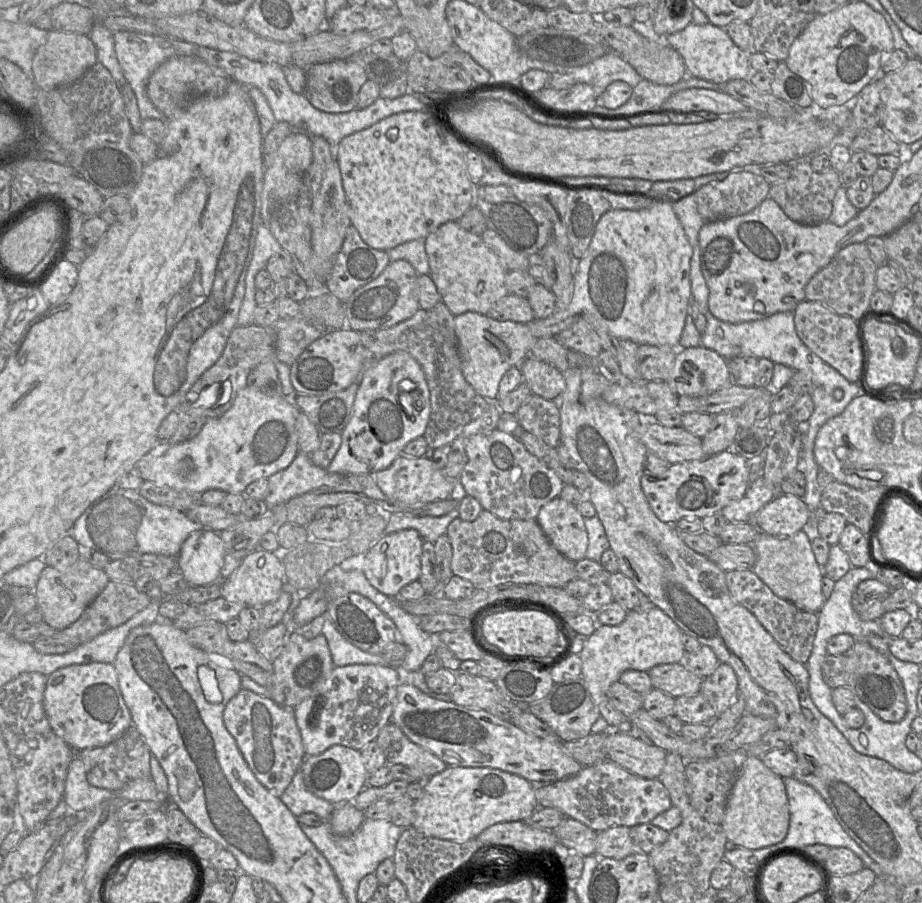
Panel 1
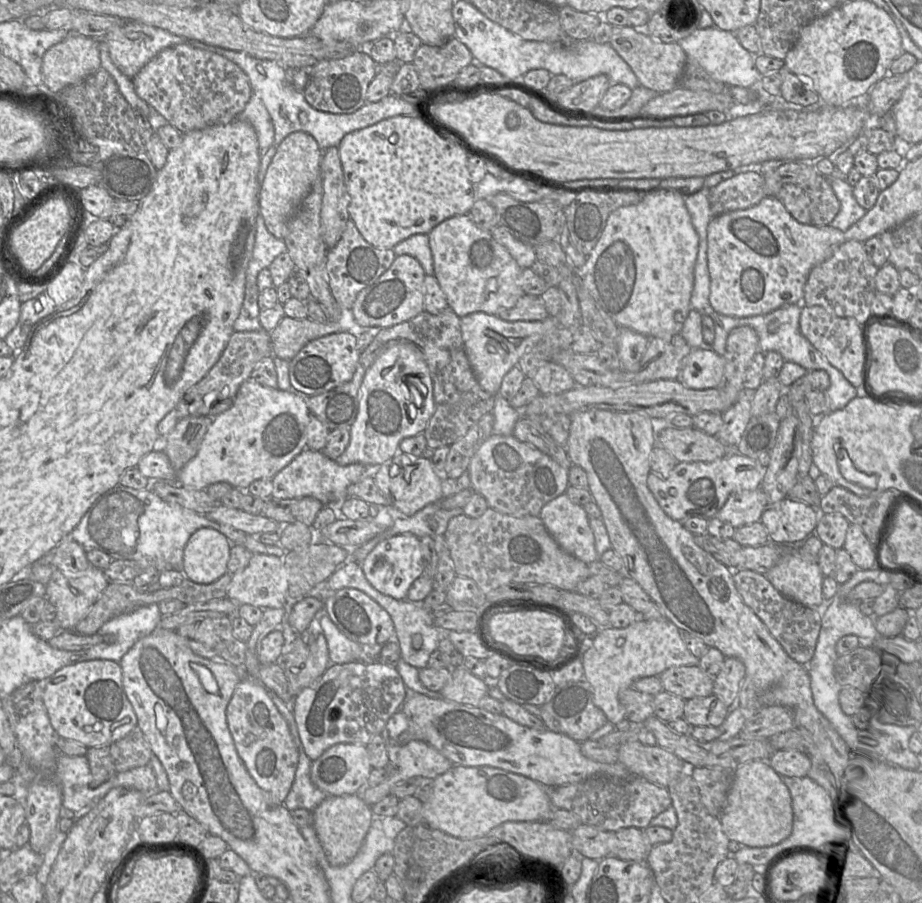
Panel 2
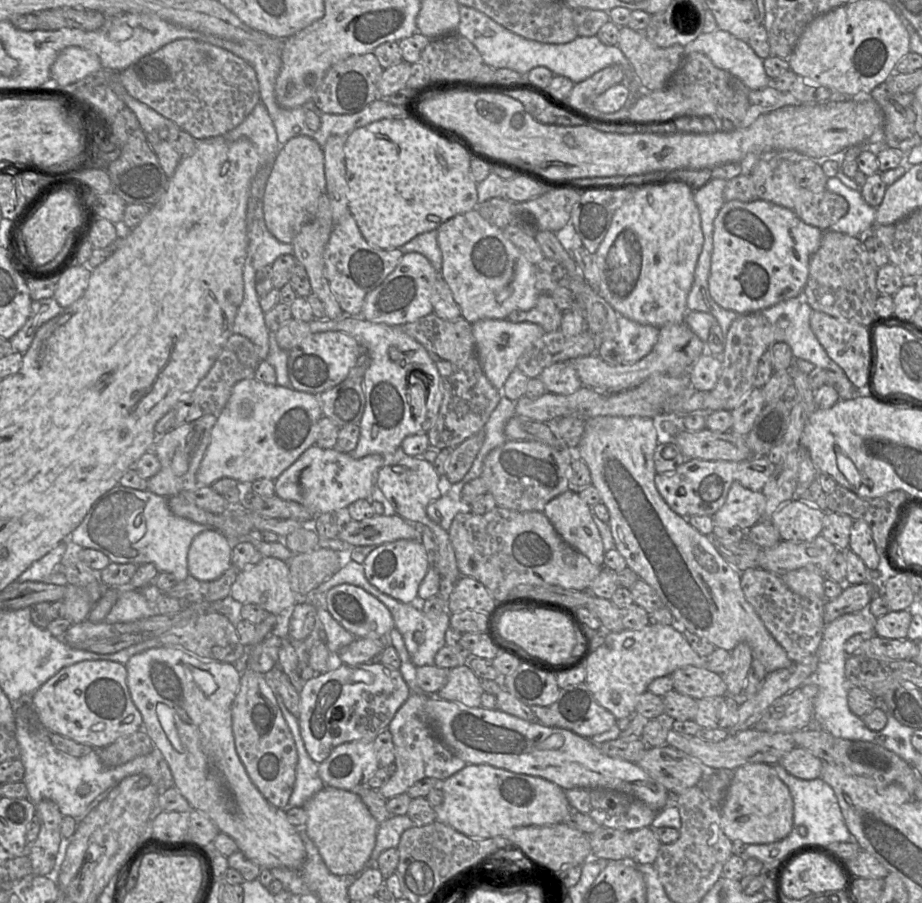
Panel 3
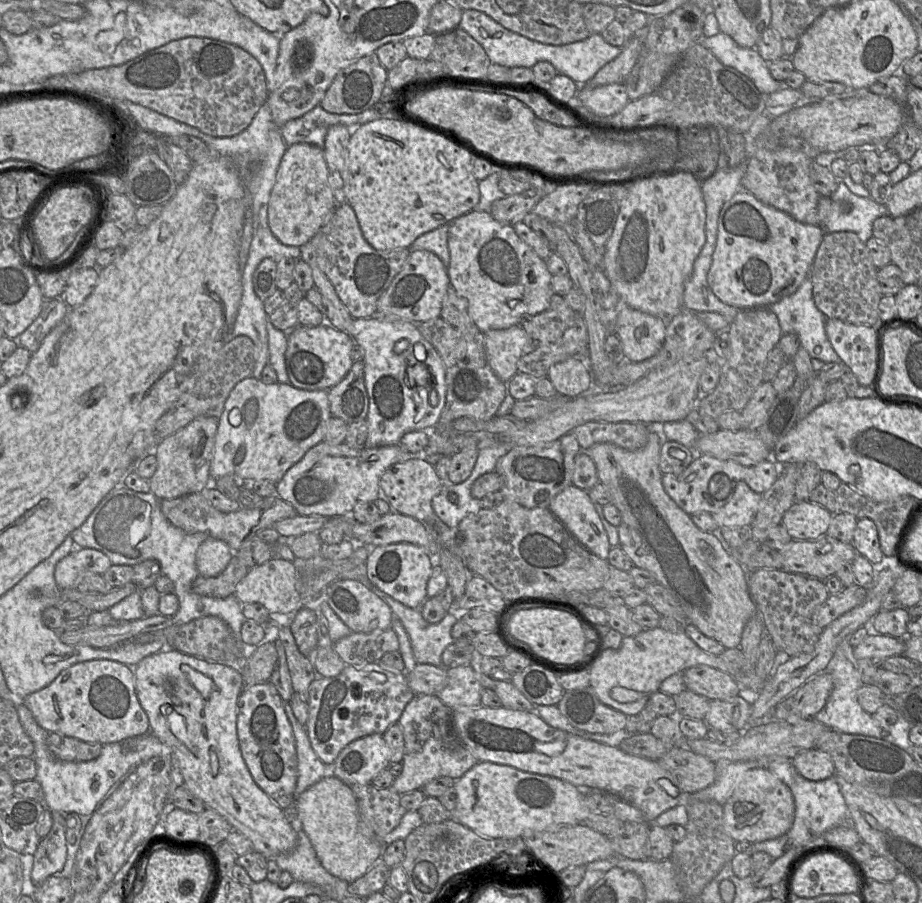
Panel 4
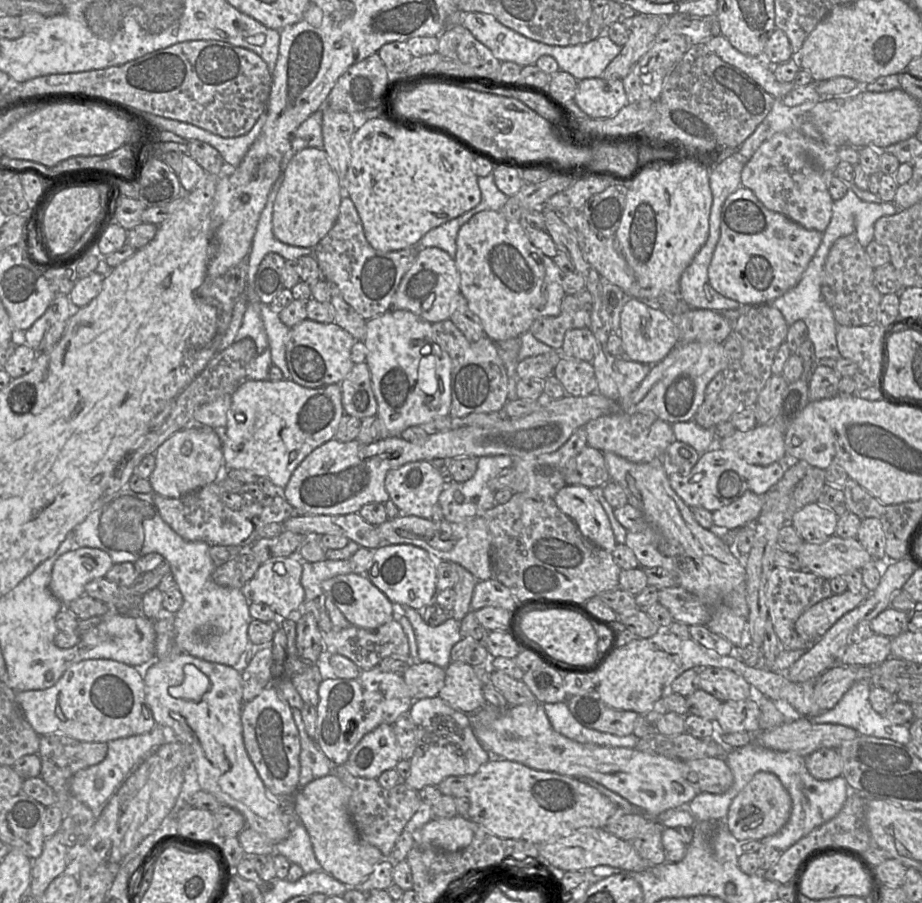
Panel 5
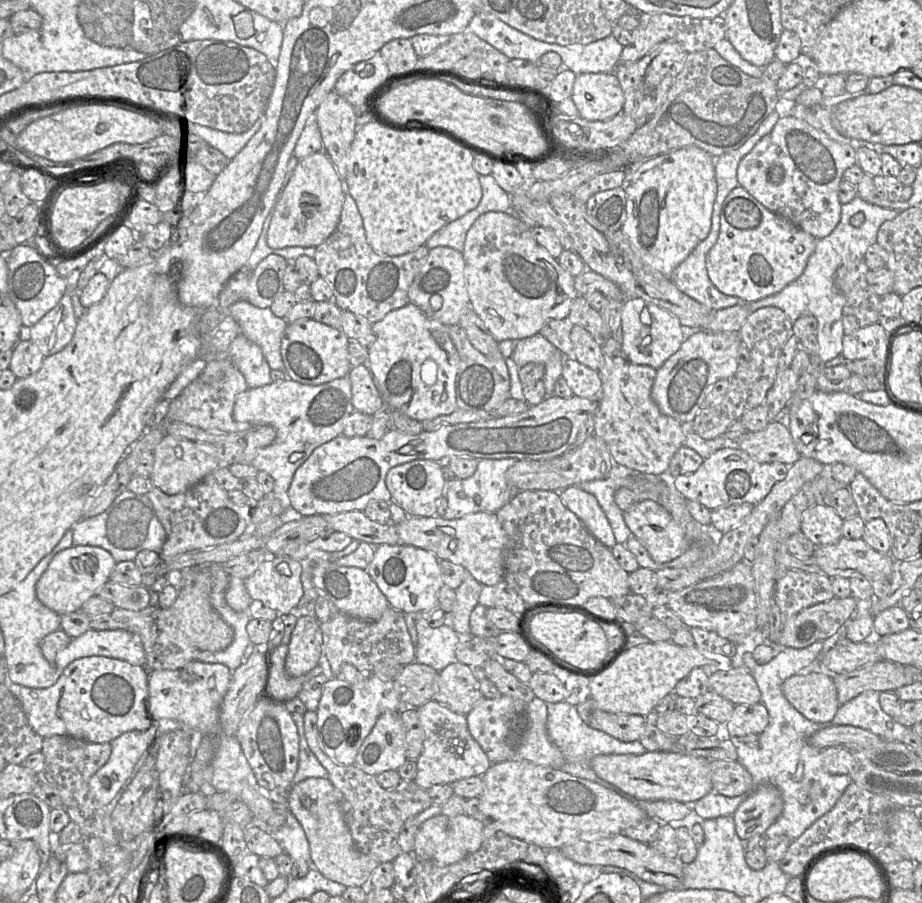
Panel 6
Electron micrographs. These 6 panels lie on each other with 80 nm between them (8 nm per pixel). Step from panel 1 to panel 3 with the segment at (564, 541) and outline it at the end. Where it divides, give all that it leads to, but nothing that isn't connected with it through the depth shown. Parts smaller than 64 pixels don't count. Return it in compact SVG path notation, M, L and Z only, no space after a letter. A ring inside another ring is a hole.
M570 488L550 500L543 510L558 534L592 564L604 566L603 541L592 519L591 507Z

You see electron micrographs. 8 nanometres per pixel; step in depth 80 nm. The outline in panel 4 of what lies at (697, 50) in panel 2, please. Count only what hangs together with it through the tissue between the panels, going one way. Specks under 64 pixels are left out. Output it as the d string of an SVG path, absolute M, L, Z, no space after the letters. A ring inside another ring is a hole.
M729 35L703 36L697 43L707 48L723 65L732 67L747 76L762 93L770 94L783 87L783 81L775 80L768 63L755 48L739 46Z

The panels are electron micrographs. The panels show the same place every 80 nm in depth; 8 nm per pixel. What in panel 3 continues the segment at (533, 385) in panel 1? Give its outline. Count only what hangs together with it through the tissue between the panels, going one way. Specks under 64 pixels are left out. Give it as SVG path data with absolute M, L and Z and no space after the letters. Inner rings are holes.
M556 362L544 368L538 378L543 382L548 393L569 395L583 387L571 362Z

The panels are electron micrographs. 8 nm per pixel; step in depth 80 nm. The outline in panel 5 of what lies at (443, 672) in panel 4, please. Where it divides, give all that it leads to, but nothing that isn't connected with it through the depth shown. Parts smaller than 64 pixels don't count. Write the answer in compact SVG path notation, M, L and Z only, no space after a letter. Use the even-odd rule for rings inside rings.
M432 663L411 664L402 676L413 701L438 696L445 681L445 669Z

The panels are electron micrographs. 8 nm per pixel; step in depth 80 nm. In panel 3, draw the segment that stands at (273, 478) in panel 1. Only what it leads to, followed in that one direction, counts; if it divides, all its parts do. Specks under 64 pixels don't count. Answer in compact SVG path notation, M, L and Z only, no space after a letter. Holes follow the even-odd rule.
M313 445L274 480L275 495L283 500L300 503L315 514L345 513L353 502L375 495L376 476L384 465L386 458L379 454L354 459L349 453Z

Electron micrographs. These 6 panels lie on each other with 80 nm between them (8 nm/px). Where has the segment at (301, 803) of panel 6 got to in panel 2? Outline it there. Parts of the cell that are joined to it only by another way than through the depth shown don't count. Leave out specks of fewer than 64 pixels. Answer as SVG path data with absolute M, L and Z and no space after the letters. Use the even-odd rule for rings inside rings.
M360 794L328 795L313 811L313 828L325 851L328 862L335 867L348 864L358 853L375 817Z

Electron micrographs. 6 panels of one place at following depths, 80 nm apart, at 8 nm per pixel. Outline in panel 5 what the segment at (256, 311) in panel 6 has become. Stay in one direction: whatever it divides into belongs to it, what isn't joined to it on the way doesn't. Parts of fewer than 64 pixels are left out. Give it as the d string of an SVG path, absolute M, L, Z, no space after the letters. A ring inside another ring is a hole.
M260 303L260 314L267 335L271 362L279 368L283 379L291 379L285 359L285 343L289 329L278 317L278 314L271 311L269 305Z

